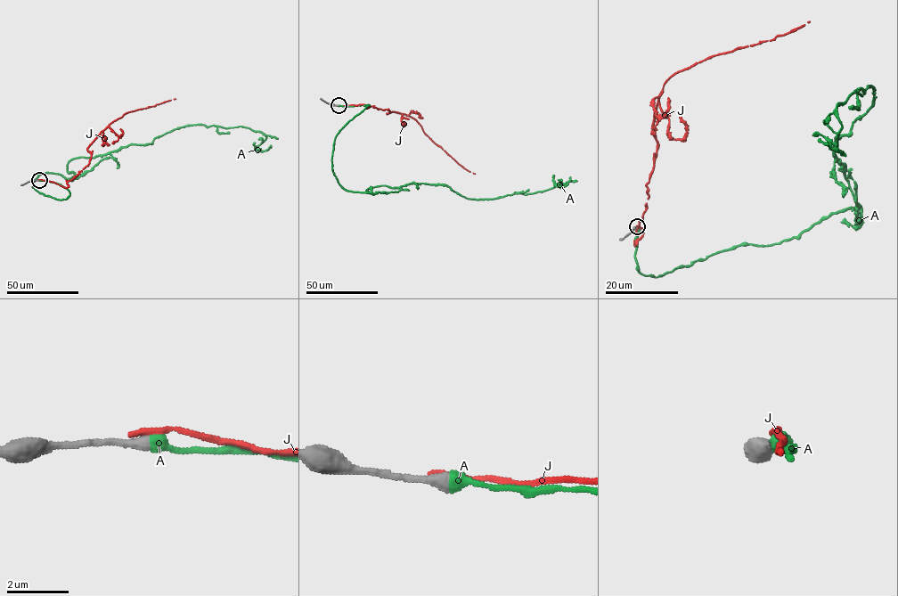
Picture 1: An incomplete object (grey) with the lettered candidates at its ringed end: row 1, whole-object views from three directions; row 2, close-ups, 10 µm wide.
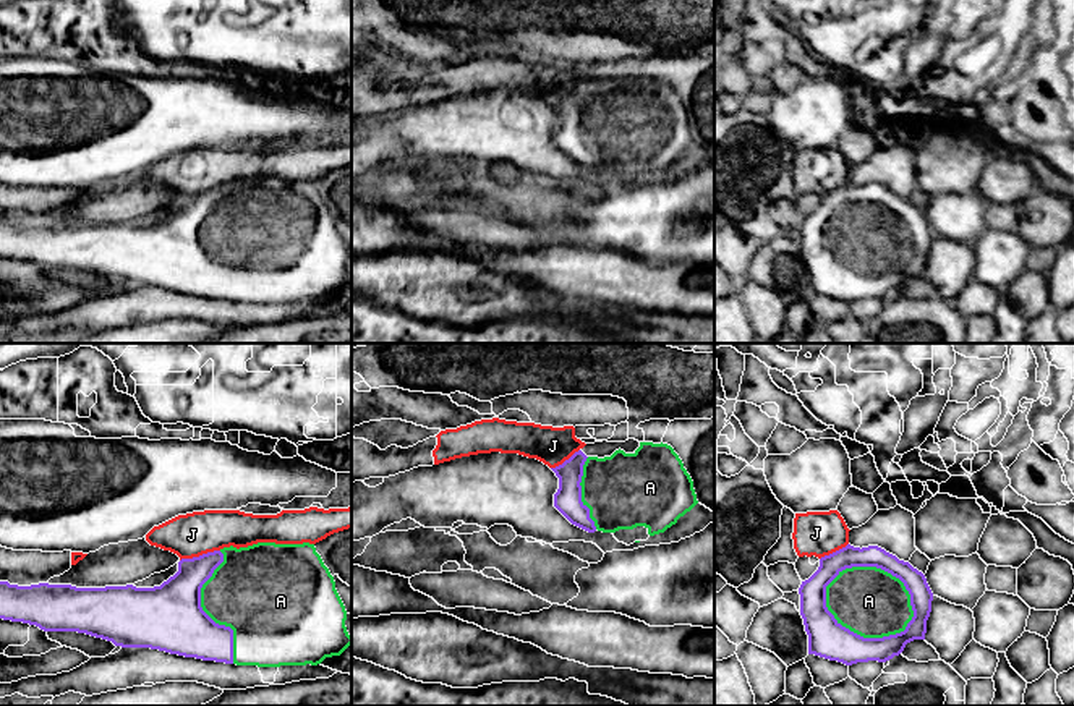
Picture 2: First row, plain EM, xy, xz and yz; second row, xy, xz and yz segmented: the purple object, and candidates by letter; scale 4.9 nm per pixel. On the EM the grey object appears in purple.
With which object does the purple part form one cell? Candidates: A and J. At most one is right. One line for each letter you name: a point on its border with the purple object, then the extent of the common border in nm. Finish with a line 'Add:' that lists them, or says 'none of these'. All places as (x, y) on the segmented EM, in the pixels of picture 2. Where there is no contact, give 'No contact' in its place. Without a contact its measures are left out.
A: Touches purple at yz (880, 567). Shared border 480 nm
Add: A

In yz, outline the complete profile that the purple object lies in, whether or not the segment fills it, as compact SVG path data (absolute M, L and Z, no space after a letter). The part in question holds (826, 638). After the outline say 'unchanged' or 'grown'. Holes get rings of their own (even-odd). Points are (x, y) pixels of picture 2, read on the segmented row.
M878 546L846 547L820 559L818 570L799 588L808 654L846 666L886 662L906 644L925 640L933 593L922 572Z | grown

